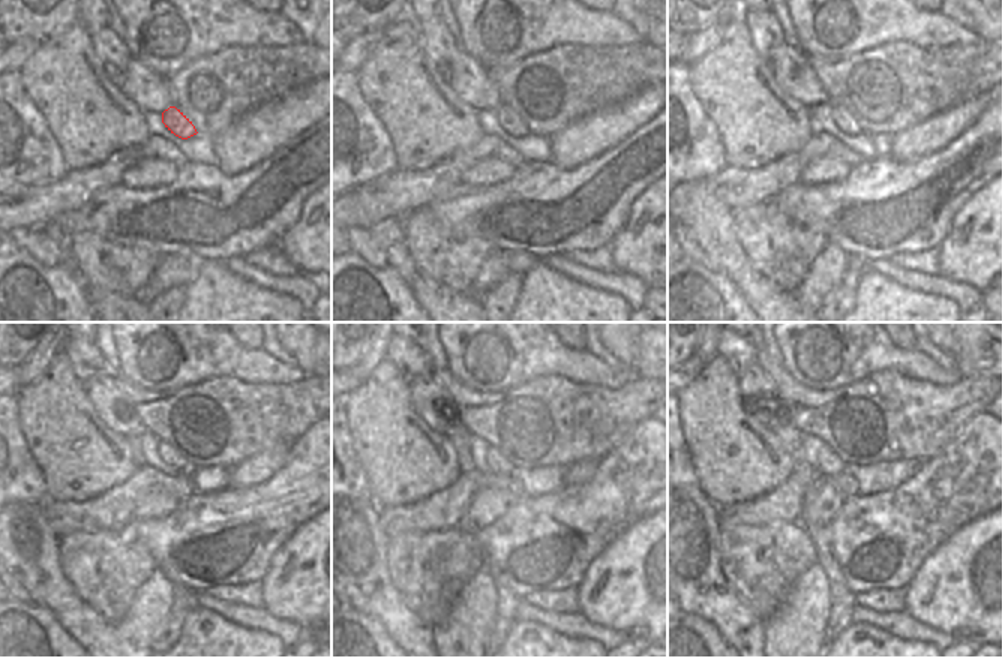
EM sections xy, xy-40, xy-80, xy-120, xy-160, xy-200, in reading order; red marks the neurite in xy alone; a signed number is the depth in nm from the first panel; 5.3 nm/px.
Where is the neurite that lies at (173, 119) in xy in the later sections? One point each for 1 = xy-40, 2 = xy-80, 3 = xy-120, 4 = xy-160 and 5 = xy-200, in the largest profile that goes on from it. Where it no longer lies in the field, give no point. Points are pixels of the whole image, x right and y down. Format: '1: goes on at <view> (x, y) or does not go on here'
1: goes on at xy-40 (510, 123)
2: goes on at xy-80 (845, 122)
3: goes on at xy-120 (174, 460)
4: goes on at xy-160 (494, 462)
5: goes on at xy-200 (827, 463)

